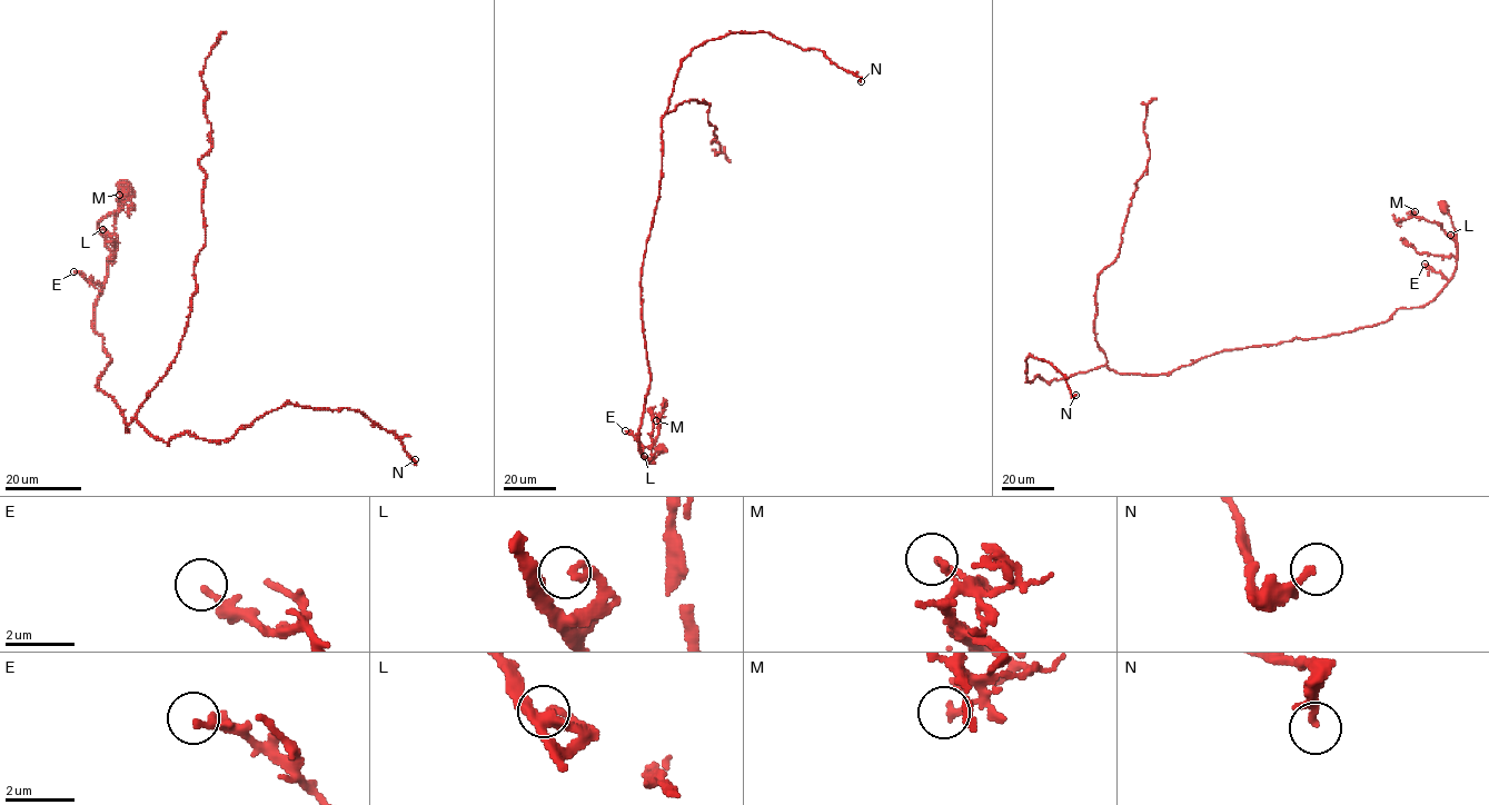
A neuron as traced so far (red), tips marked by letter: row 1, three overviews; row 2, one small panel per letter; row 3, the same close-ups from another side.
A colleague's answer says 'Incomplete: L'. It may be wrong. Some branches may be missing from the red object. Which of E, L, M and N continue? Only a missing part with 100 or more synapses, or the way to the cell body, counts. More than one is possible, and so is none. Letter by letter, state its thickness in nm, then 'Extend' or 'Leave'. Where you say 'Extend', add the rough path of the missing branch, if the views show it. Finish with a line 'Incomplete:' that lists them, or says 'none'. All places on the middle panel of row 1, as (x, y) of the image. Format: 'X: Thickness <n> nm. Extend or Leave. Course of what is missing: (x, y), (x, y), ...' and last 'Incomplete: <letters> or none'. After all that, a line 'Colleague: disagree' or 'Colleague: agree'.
E: Thickness 240 nm. Leave
L: Thickness 190 nm. Leave
M: Thickness 200 nm. Leave
N: Thickness 220 nm. Leave
Incomplete: none
Colleague: disagree

